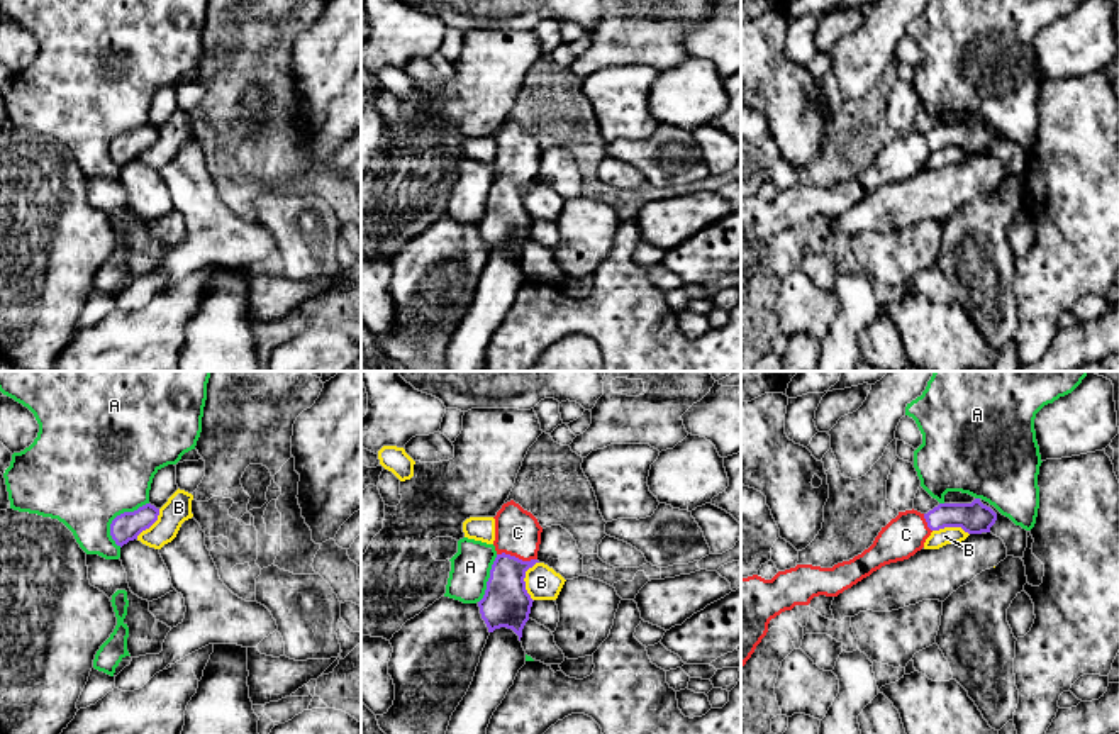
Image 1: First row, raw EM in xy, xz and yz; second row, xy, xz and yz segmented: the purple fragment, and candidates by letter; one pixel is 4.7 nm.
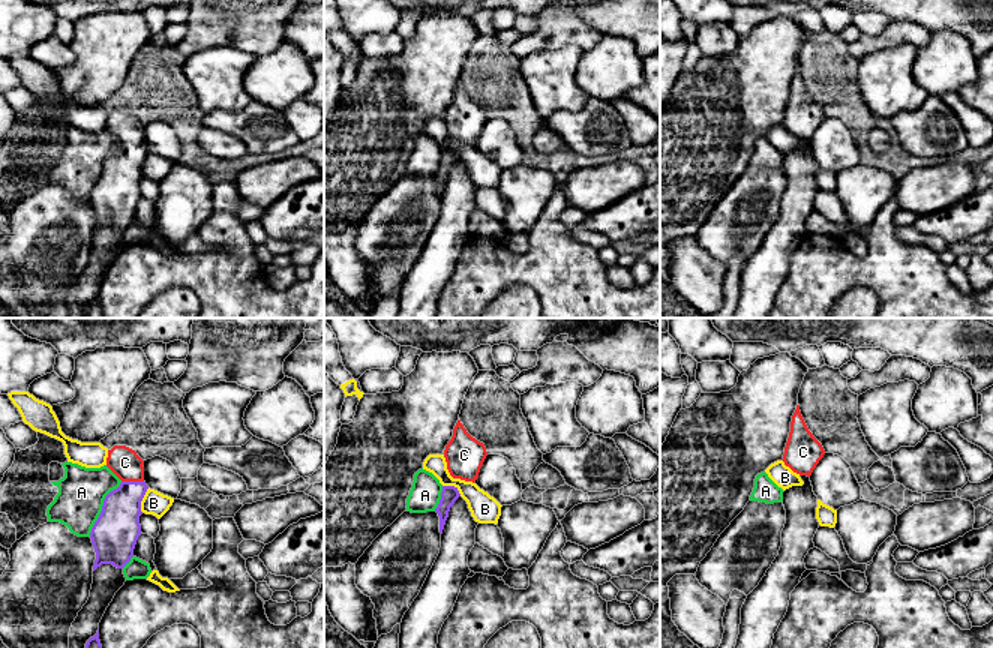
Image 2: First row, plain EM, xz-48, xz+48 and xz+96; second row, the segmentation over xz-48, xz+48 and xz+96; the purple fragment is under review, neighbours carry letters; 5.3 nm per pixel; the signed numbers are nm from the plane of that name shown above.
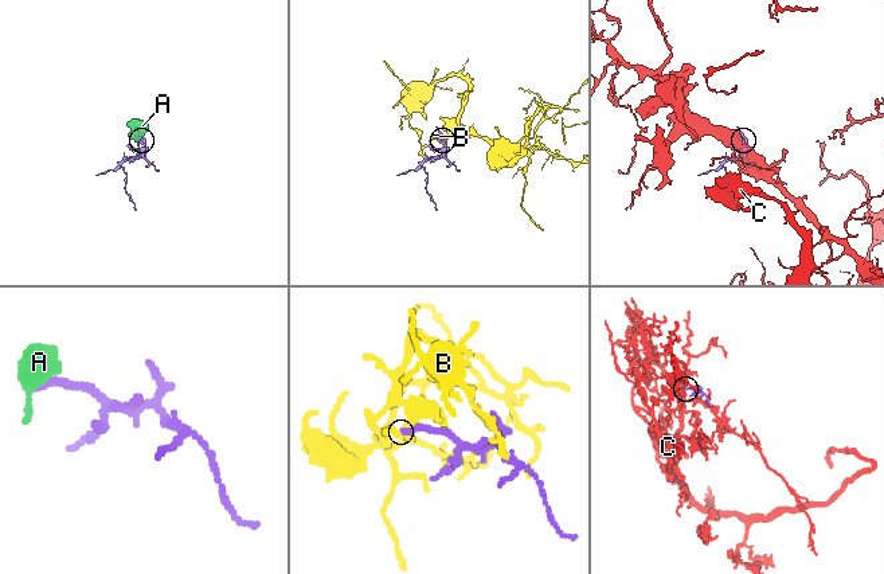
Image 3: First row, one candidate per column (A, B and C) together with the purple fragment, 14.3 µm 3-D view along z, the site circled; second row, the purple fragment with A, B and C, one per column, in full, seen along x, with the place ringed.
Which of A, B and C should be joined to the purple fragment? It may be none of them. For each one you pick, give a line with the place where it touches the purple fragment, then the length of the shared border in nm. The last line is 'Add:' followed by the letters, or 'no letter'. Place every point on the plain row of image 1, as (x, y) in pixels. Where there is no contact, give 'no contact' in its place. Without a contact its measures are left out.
C: meets purple in xz at (517, 178); contact 190 nm long
Add: C

